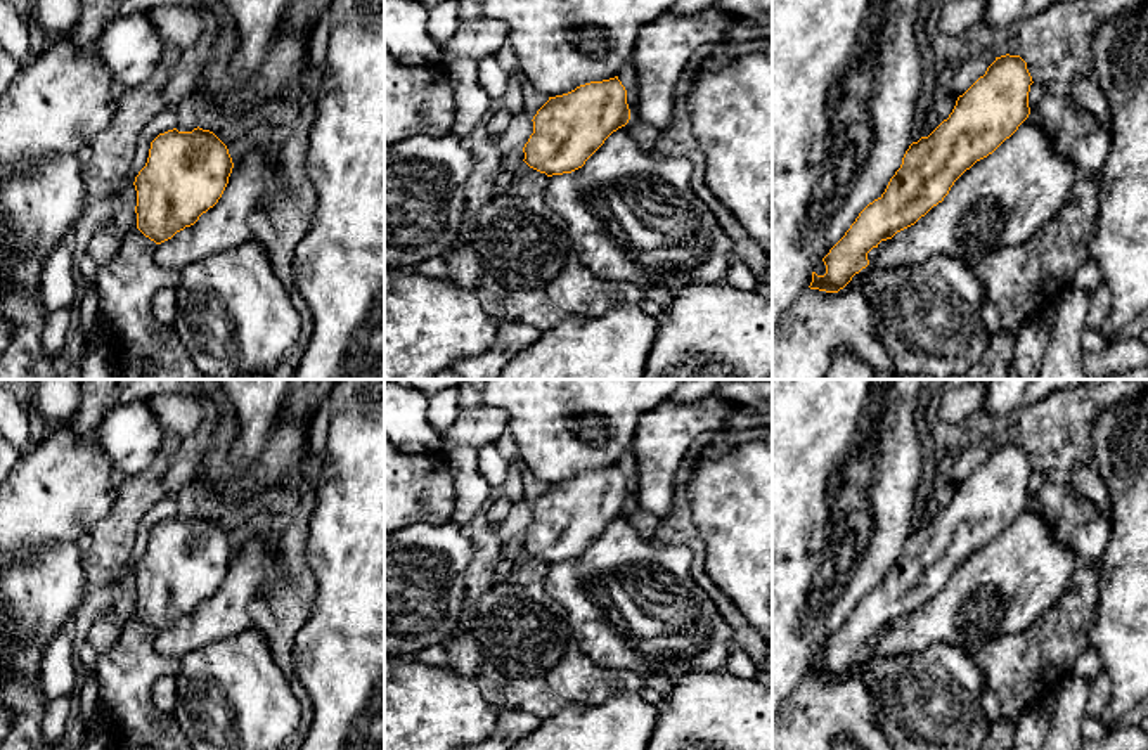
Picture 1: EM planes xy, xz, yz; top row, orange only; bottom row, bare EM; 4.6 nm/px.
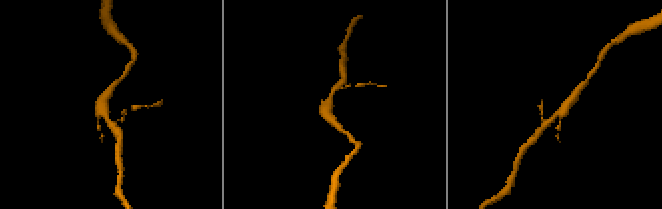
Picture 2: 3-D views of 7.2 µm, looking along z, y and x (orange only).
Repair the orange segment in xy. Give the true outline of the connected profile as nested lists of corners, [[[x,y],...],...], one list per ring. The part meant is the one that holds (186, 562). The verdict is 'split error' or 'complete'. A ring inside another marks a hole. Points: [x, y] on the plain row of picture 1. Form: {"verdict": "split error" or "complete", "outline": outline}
{"verdict": "complete", "outline": [[[210,518],[159,521],[135,565],[137,617],[161,632],[194,613],[222,585],[234,551]]]}

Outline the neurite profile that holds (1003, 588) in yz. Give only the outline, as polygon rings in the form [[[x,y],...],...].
[[[1029,502],[1009,527],[954,570],[942,591],[897,620],[869,653],[897,656],[923,651],[933,643],[977,653],[987,643],[1030,627],[1063,594],[1072,568],[1074,553],[1053,539],[1049,525]]]

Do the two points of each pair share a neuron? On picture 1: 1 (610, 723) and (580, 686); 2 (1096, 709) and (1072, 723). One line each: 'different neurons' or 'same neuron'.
1: different neurons
2: different neurons

